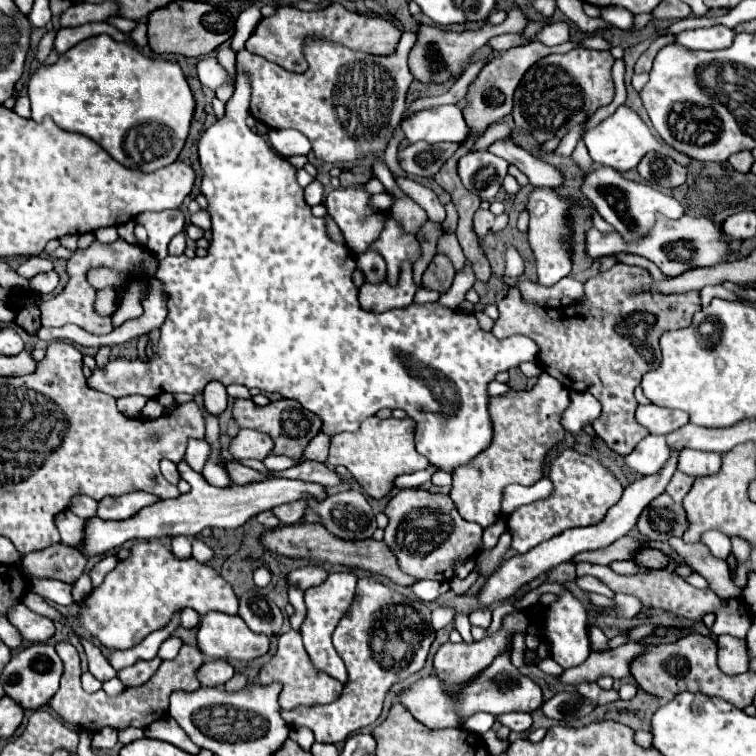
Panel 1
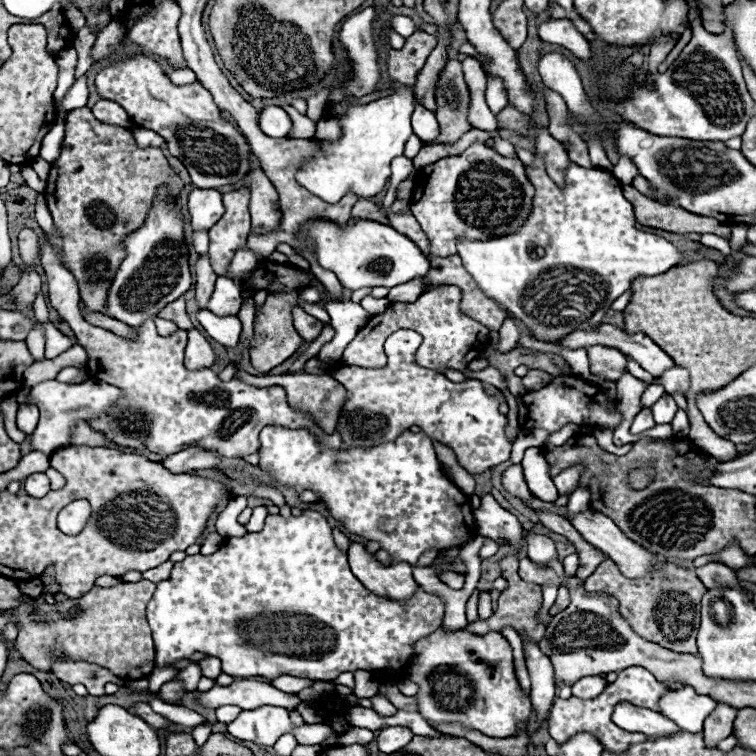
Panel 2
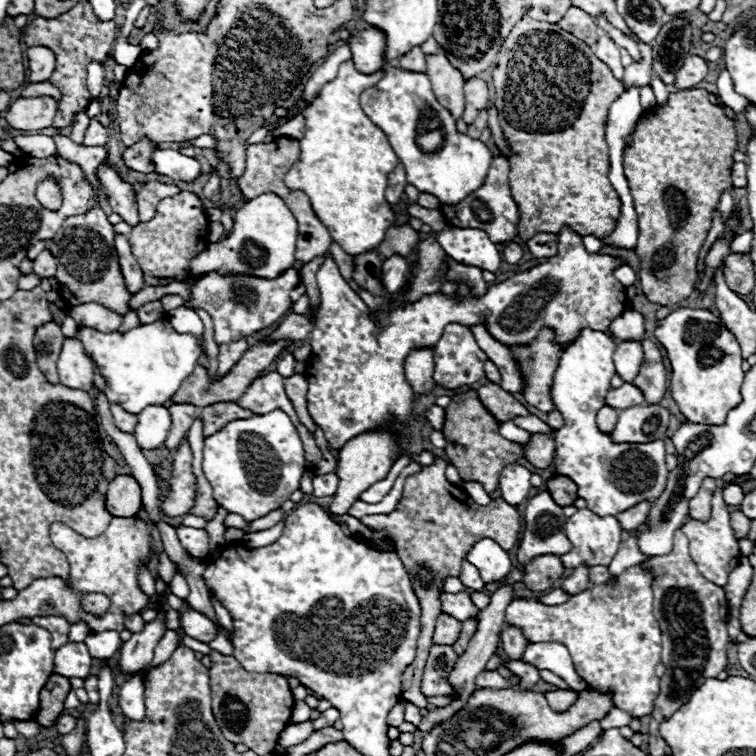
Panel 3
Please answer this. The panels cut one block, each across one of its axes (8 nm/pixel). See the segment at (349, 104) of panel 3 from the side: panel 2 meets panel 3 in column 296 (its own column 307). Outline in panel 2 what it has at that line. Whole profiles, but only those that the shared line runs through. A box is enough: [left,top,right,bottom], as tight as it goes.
[296,88,416,204]

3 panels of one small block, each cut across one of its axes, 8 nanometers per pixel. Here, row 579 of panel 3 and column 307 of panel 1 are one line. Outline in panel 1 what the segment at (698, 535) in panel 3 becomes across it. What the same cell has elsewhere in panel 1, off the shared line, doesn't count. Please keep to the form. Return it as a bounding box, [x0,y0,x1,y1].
[282,578,434,744]

